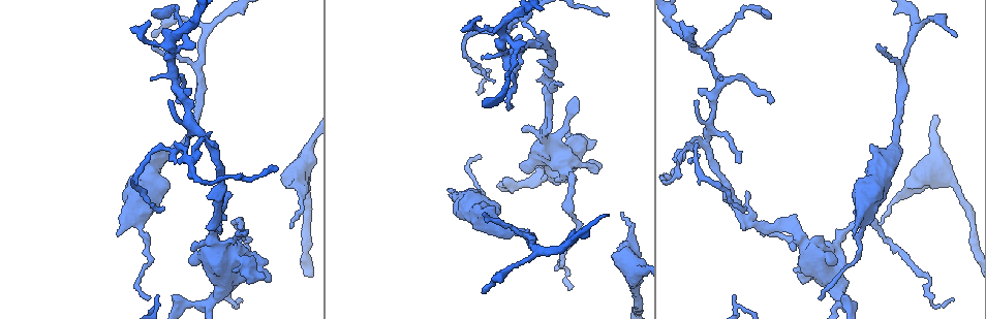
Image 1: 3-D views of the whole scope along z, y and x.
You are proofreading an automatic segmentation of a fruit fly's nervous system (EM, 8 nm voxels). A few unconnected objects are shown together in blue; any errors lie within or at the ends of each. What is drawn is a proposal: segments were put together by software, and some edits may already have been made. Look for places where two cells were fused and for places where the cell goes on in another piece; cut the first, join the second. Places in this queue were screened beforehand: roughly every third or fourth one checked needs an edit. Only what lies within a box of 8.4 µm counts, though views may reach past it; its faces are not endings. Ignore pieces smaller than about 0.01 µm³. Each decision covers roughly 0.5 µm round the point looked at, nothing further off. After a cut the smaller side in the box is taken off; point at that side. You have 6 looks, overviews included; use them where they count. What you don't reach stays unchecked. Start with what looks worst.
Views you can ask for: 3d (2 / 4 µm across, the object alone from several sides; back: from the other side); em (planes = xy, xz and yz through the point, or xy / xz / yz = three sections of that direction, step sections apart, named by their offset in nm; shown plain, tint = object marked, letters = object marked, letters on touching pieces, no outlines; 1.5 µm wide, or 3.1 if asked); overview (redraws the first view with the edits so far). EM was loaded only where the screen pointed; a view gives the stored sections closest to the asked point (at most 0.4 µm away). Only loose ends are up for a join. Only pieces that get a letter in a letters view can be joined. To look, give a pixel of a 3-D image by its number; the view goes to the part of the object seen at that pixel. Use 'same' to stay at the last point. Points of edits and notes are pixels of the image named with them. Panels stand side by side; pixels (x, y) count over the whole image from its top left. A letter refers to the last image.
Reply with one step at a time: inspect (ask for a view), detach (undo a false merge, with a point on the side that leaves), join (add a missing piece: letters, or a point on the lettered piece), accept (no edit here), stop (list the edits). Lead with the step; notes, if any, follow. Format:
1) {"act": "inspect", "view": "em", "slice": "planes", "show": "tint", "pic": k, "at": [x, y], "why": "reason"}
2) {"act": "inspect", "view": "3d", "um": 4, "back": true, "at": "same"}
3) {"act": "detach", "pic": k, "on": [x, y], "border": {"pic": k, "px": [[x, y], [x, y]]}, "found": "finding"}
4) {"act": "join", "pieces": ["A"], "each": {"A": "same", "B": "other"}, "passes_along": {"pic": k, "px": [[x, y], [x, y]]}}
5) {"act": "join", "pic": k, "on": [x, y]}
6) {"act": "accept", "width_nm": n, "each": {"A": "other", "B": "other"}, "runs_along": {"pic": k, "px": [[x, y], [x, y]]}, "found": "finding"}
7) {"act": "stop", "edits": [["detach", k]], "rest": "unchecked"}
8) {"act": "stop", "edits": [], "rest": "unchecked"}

{"act": "inspect", "view": "em", "slice": "xz", "step": 4, "show": "letters", "pic": 1, "at": [494, 208], "why": "stops while still wide"}

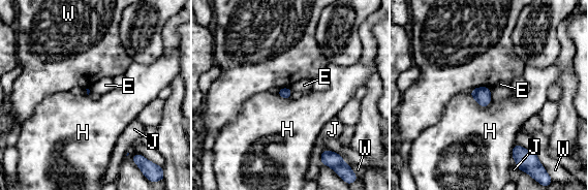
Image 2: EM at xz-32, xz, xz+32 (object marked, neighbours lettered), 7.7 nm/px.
{"act": "inspect", "view": "em", "slice": "planes", "show": "letters", "at": "same", "why": "cut it another way"}

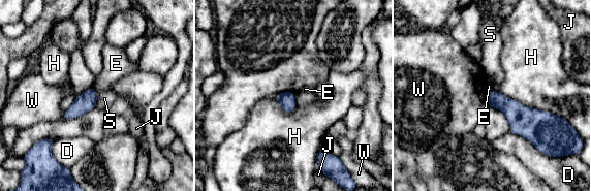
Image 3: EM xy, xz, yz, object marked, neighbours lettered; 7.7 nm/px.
{"act": "accept", "longest_contact_nm": ["H", 500], "each": {"D": "other", "E": "other", "H": "other", "J": "other", "S": "other", "W": "other"}, "border": {"pic": 3, "px": [[96, 91], [94, 106]]}, "found": "no lettered piece goes on from it"}

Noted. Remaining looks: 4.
{"act": "inspect", "view": "3d", "um": 2, "pic": 1, "at": [502, 41]}

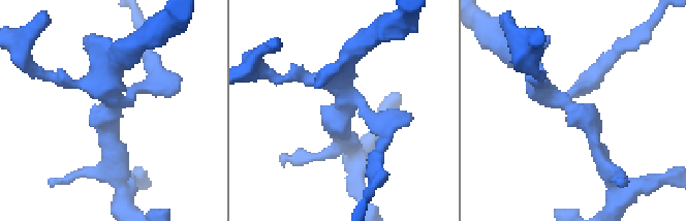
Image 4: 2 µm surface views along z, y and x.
{"act": "inspect", "view": "em", "slice": "xz", "step": 4, "show": "letters", "pic": 4, "at": [575, 112], "arms": 4, "why": "shape alone is not enough"}

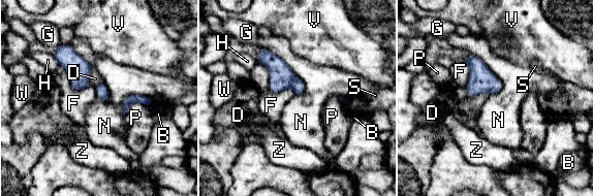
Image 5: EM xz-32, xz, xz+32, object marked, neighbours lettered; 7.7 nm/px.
{"act": "accept", "longest_contact_nm": ["N", 500], "each": {"B": "other", "D": "other", "F": "other", "G": "other", "H": "other", "N": "other", "P": "other", "S": "other", "V": "other", "W": "other", "Z": "other"}, "border": {"pic": 5, "px": [[149, 106], [132, 102], [123, 116]]}, "found": "one cell here"}

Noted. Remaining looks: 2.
{"act": "inspect", "view": "em", "slice": "yz", "step": 4, "show": "tint", "pic": 1, "at": [544, 44], "why": "three arms meet"}

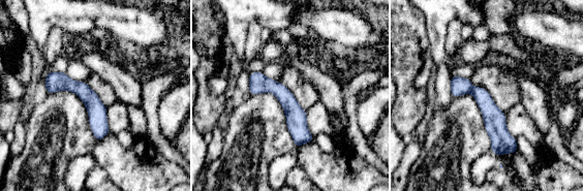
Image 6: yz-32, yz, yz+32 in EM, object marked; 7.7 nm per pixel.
{"act": "inspect", "view": "em", "slice": "yz", "step": 4, "show": "letters", "at": "same", "why": "see the neighbours"}

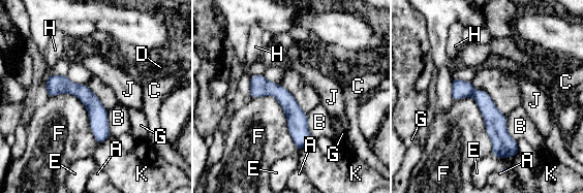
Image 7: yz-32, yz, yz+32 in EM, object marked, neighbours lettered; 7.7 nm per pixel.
{"act": "accept", "each": {"A": "other", "B": "other", "C": "other", "D": "other", "E": "other", "F": "other", "G": "other", "H": "other", "J": "other", "K": "other"}, "found": "one cell here"}

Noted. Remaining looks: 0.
{"act": "stop", "edits": [], "rest": "unchecked"}

